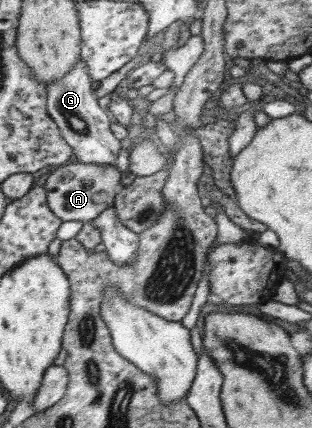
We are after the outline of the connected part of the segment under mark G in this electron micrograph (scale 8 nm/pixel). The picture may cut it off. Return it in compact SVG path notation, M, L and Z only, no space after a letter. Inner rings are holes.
M80 58L75 68L61 80L47 85L48 110L62 130L63 138L75 150L72 162L83 164L115 164L123 144L112 131L114 121L108 108L101 108L95 97L96 82L91 78L86 62Z

